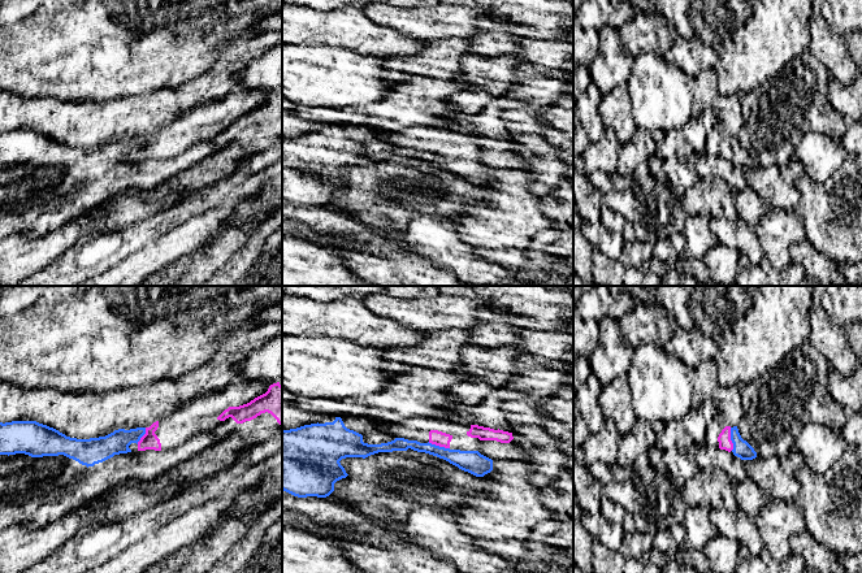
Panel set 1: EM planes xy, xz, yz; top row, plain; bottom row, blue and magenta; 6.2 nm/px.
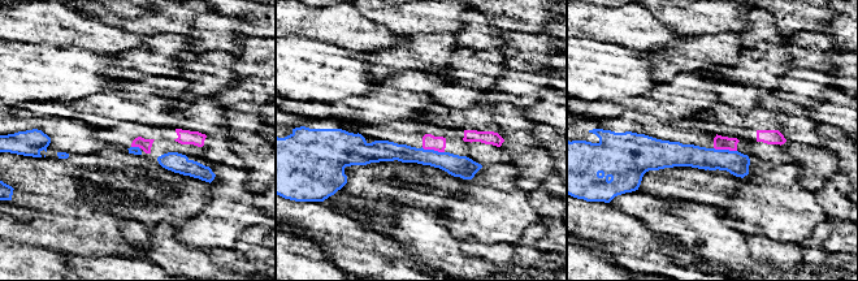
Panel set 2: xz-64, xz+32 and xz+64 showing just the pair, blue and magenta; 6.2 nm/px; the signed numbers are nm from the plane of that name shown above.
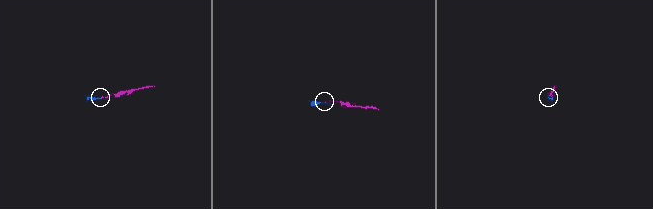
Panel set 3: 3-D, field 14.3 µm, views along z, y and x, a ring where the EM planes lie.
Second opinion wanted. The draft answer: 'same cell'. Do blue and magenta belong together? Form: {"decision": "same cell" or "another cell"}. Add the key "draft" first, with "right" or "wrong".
{"draft": "wrong", "decision": "another cell"}

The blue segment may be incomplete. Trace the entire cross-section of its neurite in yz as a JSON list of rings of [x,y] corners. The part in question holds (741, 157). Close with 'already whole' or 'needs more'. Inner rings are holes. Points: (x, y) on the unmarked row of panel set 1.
[[[737,135],[731,136],[731,149],[733,152],[733,164],[741,169],[753,169],[757,166],[754,157],[741,147]]]; already whole

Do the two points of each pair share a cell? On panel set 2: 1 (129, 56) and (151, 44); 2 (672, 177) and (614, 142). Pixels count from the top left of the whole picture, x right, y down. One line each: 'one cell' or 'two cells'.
1: one cell
2: two cells

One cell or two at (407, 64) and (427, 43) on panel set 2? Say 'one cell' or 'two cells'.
one cell

